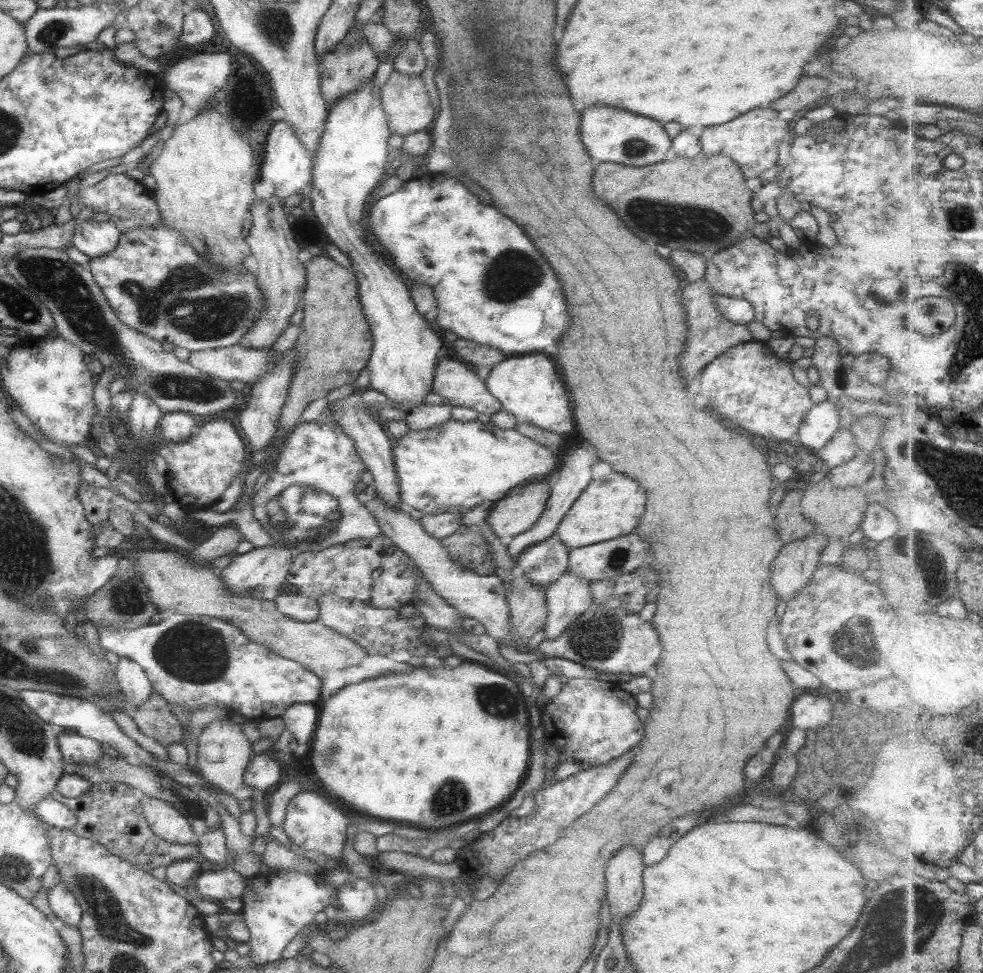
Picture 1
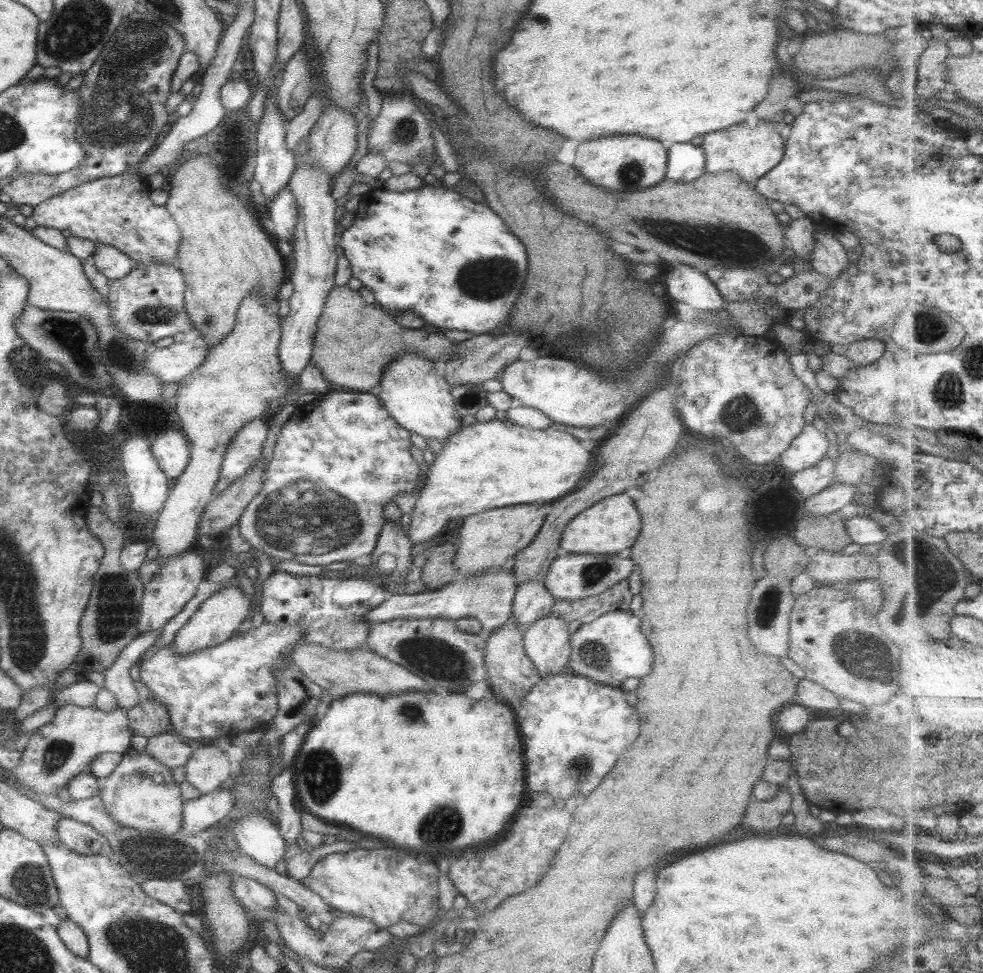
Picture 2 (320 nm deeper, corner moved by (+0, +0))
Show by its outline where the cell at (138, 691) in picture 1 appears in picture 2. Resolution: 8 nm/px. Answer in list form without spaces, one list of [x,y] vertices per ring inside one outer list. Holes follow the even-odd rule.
[[[65,704],[55,710],[49,723],[30,734],[17,766],[10,770],[11,777],[36,796],[56,794],[57,788],[67,787],[73,777],[86,772],[89,763],[99,754],[113,752],[124,756],[130,749],[132,736],[125,709],[103,713],[93,706],[81,708]]]

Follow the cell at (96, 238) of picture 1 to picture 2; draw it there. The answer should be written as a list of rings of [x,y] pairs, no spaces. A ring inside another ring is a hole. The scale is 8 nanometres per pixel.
[[[96,245],[92,258],[97,272],[101,272],[105,278],[111,281],[123,278],[136,266],[133,260],[127,259],[125,254],[111,246]]]

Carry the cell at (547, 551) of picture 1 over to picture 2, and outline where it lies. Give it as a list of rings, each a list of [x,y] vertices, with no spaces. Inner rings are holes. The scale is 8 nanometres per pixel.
[[[526,580],[516,586],[511,603],[511,616],[519,629],[550,614],[554,598],[545,590],[542,580]]]

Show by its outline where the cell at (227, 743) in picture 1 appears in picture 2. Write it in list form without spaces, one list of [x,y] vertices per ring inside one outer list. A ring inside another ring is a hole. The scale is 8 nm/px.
[[[194,746],[183,770],[184,781],[201,795],[219,789],[230,781],[227,755],[217,747]]]

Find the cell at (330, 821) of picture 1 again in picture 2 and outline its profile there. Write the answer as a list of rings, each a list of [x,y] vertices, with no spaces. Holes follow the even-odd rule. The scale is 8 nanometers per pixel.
[[[357,848],[345,853],[329,854],[317,861],[311,867],[310,873],[300,883],[309,890],[319,895],[319,898],[341,914],[360,916],[370,920],[376,928],[387,928],[397,922],[409,922],[415,926],[421,926],[423,930],[437,927],[436,922],[440,916],[437,902],[437,862],[425,862],[415,856],[407,856],[403,850],[393,848]]]

